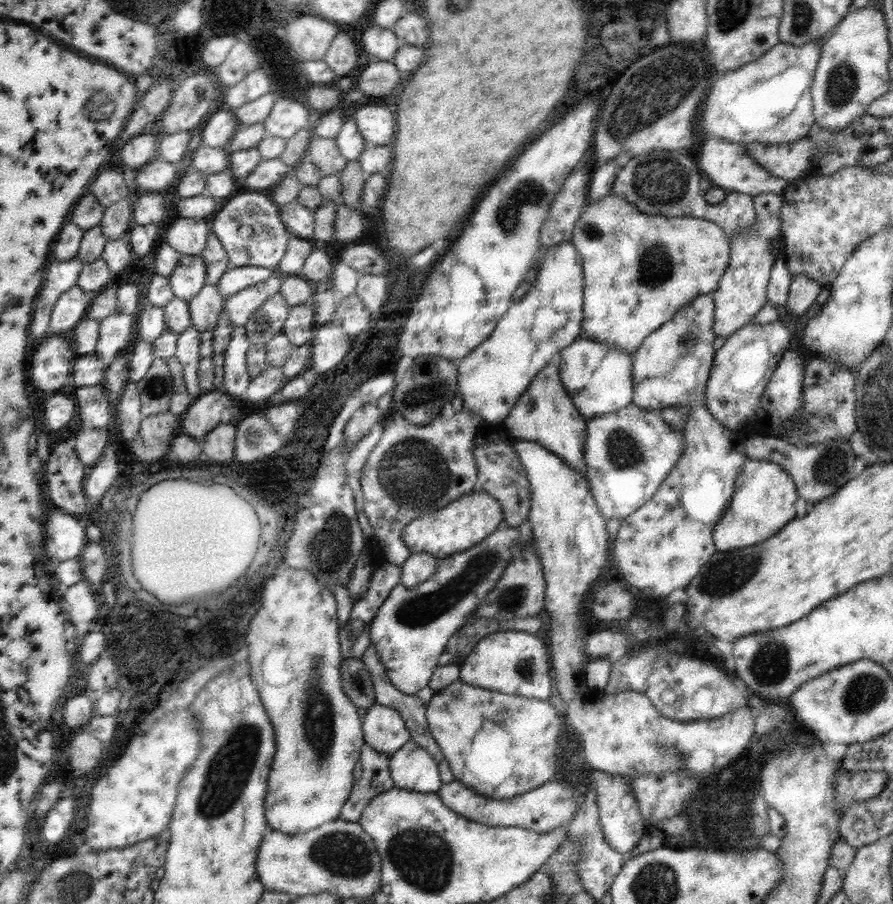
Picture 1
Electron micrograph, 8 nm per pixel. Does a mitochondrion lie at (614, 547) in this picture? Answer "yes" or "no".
no

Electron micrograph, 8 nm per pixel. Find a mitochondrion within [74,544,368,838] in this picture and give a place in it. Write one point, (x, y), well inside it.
(229, 769)

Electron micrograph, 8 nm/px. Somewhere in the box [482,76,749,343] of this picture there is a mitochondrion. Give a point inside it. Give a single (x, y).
(648, 185)

